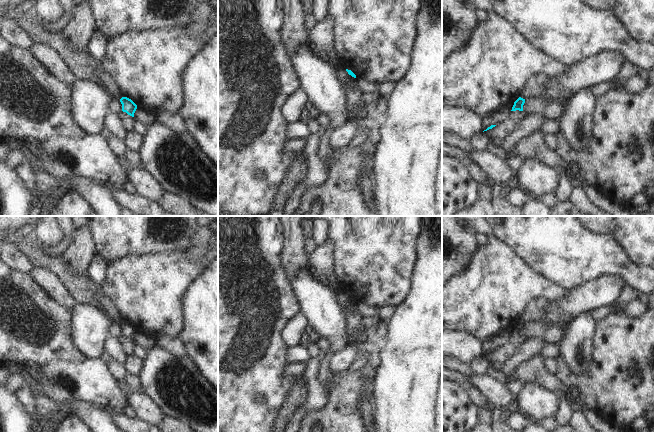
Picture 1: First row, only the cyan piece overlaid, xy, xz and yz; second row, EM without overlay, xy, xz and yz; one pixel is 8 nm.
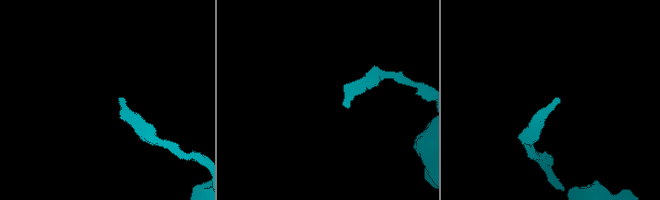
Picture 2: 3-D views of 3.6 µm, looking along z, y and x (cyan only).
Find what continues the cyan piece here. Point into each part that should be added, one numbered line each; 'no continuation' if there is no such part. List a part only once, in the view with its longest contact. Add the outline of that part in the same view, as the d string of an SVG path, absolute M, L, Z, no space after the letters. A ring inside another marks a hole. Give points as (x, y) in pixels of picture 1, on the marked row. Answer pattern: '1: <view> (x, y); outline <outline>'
no continuation

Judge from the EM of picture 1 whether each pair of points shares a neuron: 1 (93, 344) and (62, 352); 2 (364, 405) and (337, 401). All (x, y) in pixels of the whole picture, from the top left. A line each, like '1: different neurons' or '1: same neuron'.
1: different neurons
2: different neurons

